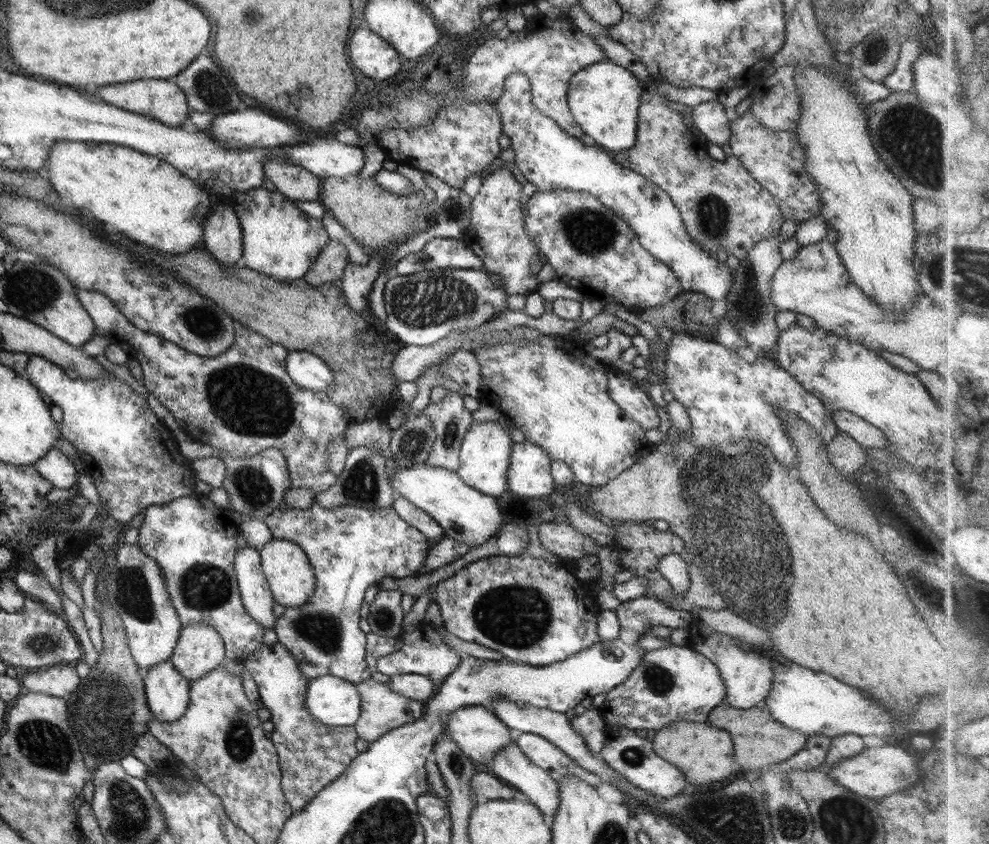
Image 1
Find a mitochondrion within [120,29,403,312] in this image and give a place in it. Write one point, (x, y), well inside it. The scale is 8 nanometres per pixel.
(210, 87)

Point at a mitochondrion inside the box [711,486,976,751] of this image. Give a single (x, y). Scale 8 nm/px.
(929, 592)

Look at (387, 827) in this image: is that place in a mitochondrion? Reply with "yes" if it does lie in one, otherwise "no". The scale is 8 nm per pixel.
yes

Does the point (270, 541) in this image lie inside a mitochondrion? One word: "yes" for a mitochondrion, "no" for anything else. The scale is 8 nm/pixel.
no

